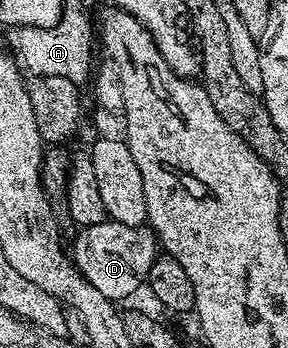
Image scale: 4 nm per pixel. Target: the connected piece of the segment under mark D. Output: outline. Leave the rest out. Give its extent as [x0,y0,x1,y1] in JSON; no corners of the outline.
[71,221,159,301]

